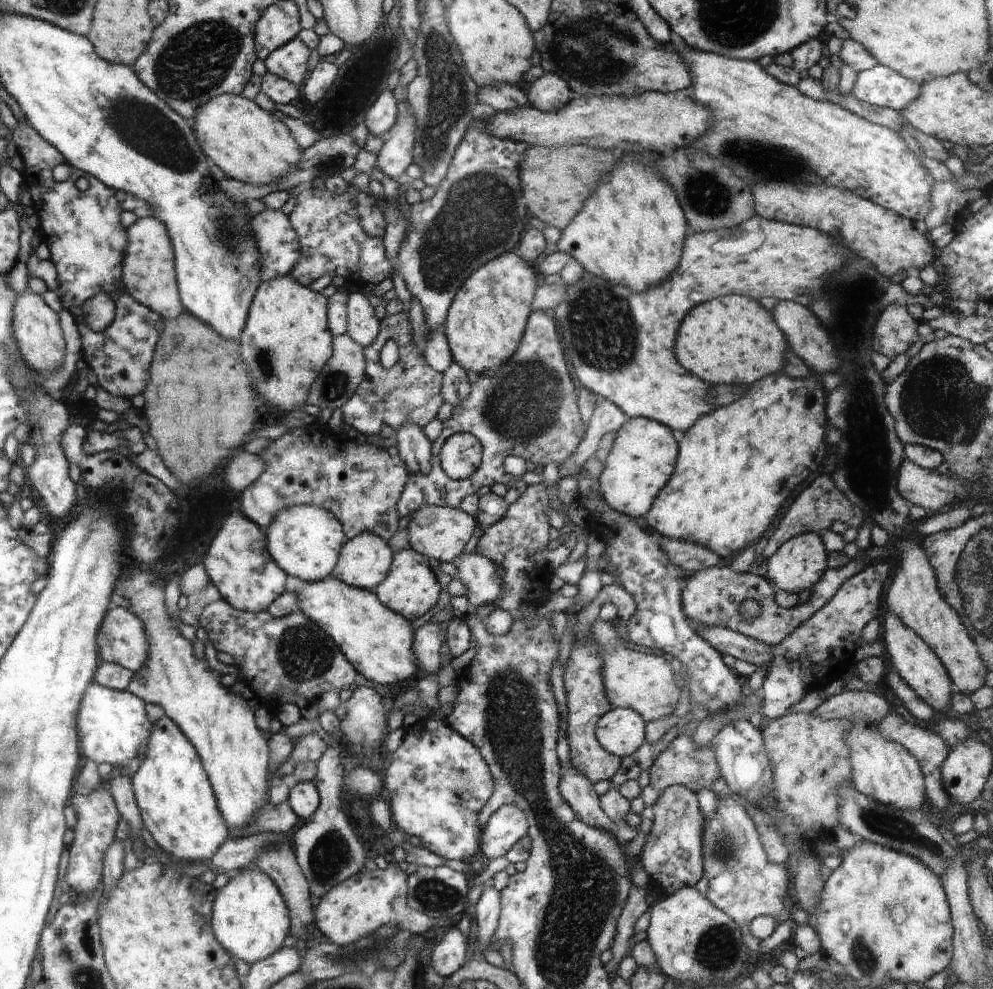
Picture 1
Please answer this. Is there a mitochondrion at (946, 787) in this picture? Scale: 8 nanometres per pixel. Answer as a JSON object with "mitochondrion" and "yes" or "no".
{"mitochondrion":"no"}

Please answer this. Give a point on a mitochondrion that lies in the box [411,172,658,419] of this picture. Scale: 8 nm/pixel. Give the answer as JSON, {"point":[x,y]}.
{"point":[616,350]}

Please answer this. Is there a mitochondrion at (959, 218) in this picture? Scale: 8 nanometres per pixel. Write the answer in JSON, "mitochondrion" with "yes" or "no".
{"mitochondrion":"no"}

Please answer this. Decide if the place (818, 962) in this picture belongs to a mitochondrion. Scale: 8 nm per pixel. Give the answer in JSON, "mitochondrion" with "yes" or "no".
{"mitochondrion":"no"}

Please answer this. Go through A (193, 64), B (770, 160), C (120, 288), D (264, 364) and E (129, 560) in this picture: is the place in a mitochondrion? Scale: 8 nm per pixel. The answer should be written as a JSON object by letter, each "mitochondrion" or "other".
{"A":"mitochondrion","B":"mitochondrion","C":"other","D":"mitochondrion","E":"other"}

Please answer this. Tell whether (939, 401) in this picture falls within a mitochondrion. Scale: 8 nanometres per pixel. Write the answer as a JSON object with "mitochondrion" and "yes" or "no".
{"mitochondrion":"yes"}

